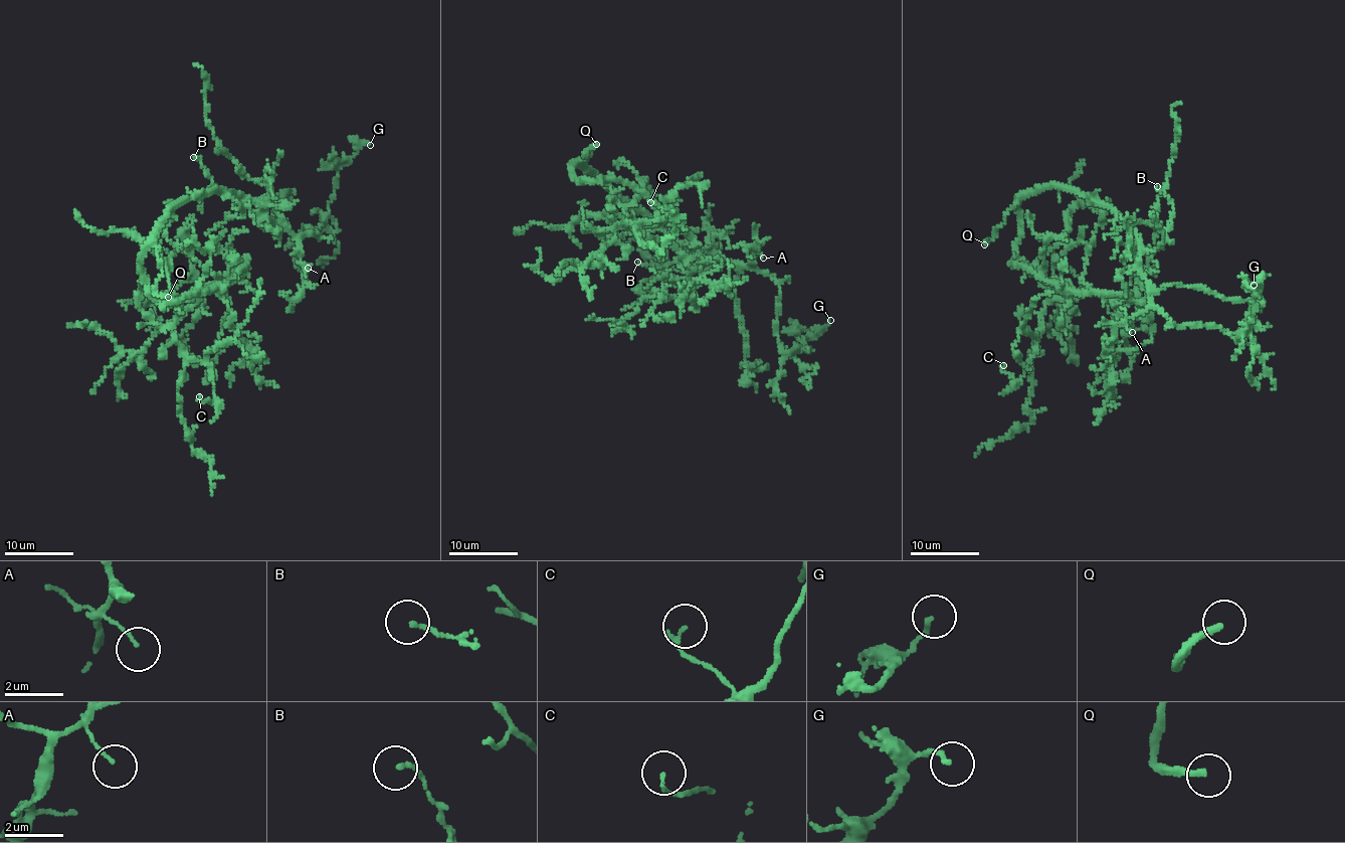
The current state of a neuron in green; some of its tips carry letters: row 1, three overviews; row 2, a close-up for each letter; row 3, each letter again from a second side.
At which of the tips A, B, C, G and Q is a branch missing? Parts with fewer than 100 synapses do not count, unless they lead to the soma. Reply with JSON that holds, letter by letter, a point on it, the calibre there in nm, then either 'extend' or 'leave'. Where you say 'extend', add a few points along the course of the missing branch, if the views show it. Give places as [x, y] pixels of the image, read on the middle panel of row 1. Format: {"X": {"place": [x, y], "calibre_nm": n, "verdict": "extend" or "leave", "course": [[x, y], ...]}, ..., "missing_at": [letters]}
{"A": {"place": [763, 258], "calibre_nm": 100, "verdict": "leave"}, "B": {"place": [637, 262], "calibre_nm": 150, "verdict": "leave"}, "C": {"place": [650, 202], "calibre_nm": 140, "verdict": "leave"}, "G": {"place": [830, 320], "calibre_nm": 150, "verdict": "leave"}, "Q": {"place": [596, 144], "calibre_nm": 220, "verdict": "extend", "course": [[596, 144], [653, 122], [706, 85], [710, 76], [697, 47]]}, "missing_at": ["Q"]}

